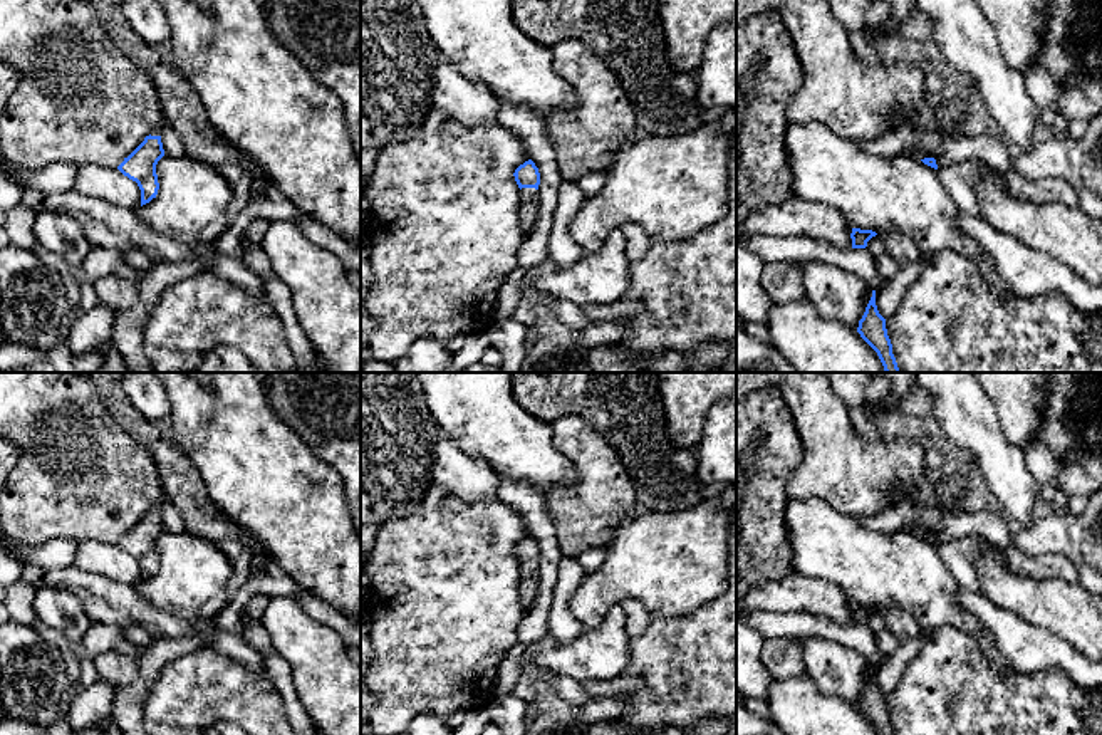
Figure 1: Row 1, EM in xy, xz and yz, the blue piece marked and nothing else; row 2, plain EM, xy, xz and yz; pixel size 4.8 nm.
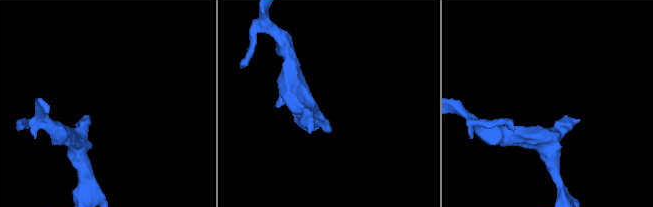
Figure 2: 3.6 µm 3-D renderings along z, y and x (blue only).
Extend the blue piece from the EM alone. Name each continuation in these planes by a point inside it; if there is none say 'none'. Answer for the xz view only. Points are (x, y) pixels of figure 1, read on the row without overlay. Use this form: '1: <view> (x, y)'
1: xz (529, 573)

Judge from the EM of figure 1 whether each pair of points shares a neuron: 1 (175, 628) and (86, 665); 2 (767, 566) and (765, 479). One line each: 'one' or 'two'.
1: two
2: one

